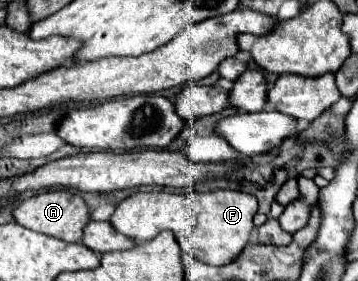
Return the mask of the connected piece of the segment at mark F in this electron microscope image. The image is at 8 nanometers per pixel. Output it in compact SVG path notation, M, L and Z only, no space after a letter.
M221 189L209 193L167 193L167 191L137 191L123 199L109 223L123 235L135 241L153 239L159 231L173 231L179 247L201 259L207 265L231 263L247 245L253 231L253 215L257 199L249 193Z

